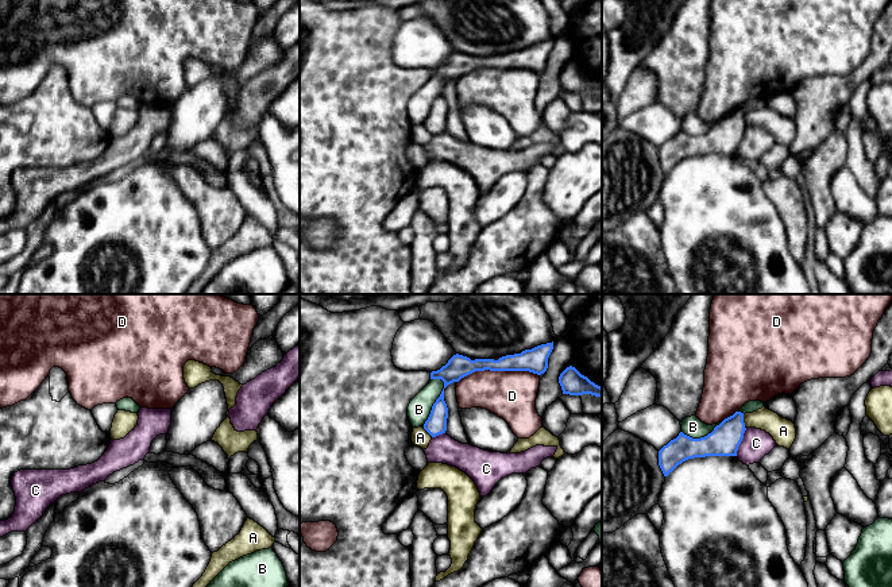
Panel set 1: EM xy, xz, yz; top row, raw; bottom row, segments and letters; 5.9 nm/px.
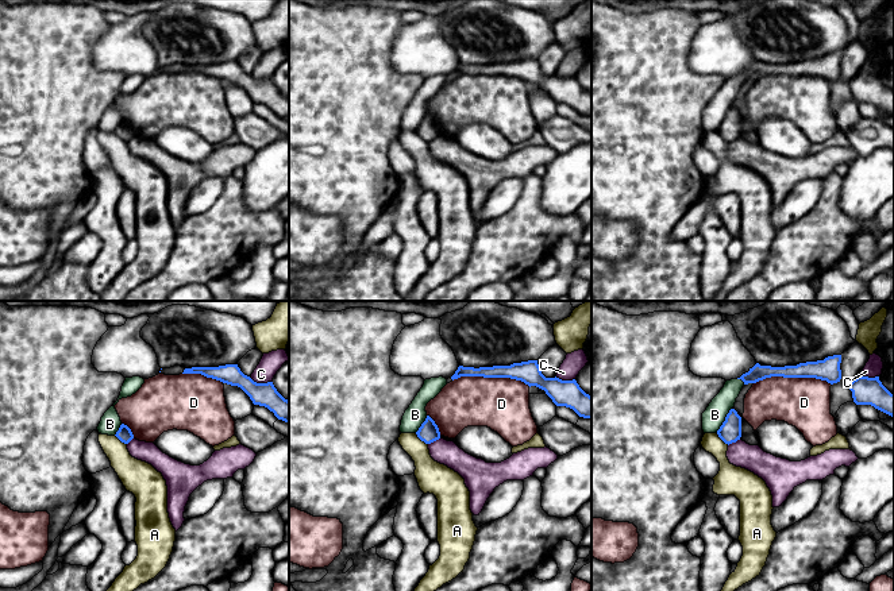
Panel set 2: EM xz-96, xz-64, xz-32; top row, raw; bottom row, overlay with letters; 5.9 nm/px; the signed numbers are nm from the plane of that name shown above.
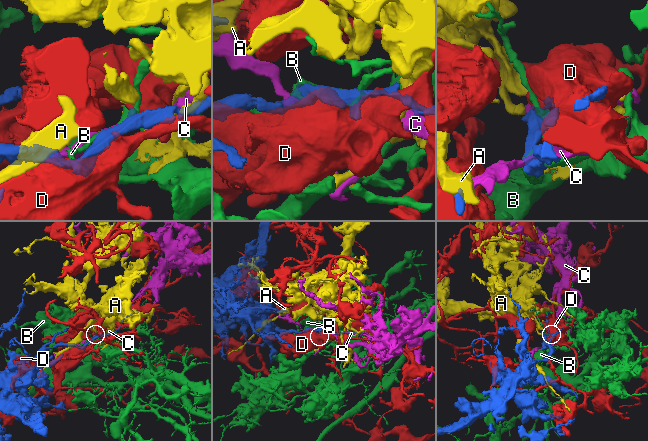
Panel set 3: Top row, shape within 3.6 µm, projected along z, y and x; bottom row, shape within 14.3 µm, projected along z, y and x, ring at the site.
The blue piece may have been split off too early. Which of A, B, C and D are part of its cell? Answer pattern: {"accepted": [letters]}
{"accepted": []}

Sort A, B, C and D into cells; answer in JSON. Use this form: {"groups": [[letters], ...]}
{"groups": [["A"], ["B"], ["C"], ["D"]]}

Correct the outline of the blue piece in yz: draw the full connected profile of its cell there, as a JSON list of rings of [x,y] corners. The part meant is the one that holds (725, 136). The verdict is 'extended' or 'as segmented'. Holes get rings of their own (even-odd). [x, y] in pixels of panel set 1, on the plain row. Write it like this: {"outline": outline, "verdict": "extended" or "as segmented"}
{"outline": [[[735,109],[700,136],[692,136],[683,130],[659,148],[659,163],[668,174],[679,162],[694,155],[737,154],[745,131],[744,111]]], "verdict": "as segmented"}

